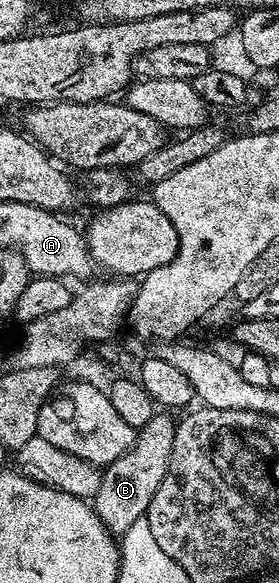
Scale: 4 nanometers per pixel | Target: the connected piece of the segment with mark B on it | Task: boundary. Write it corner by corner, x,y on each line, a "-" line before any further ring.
165,411
154,412
151,420
136,430
129,450
110,465
104,466
98,493
92,497
91,504
98,519
114,535
125,533
127,527
135,523
135,519
148,514
151,499
155,491
159,491
159,483
163,483
177,430
174,418
171,419
168,415
170,416

